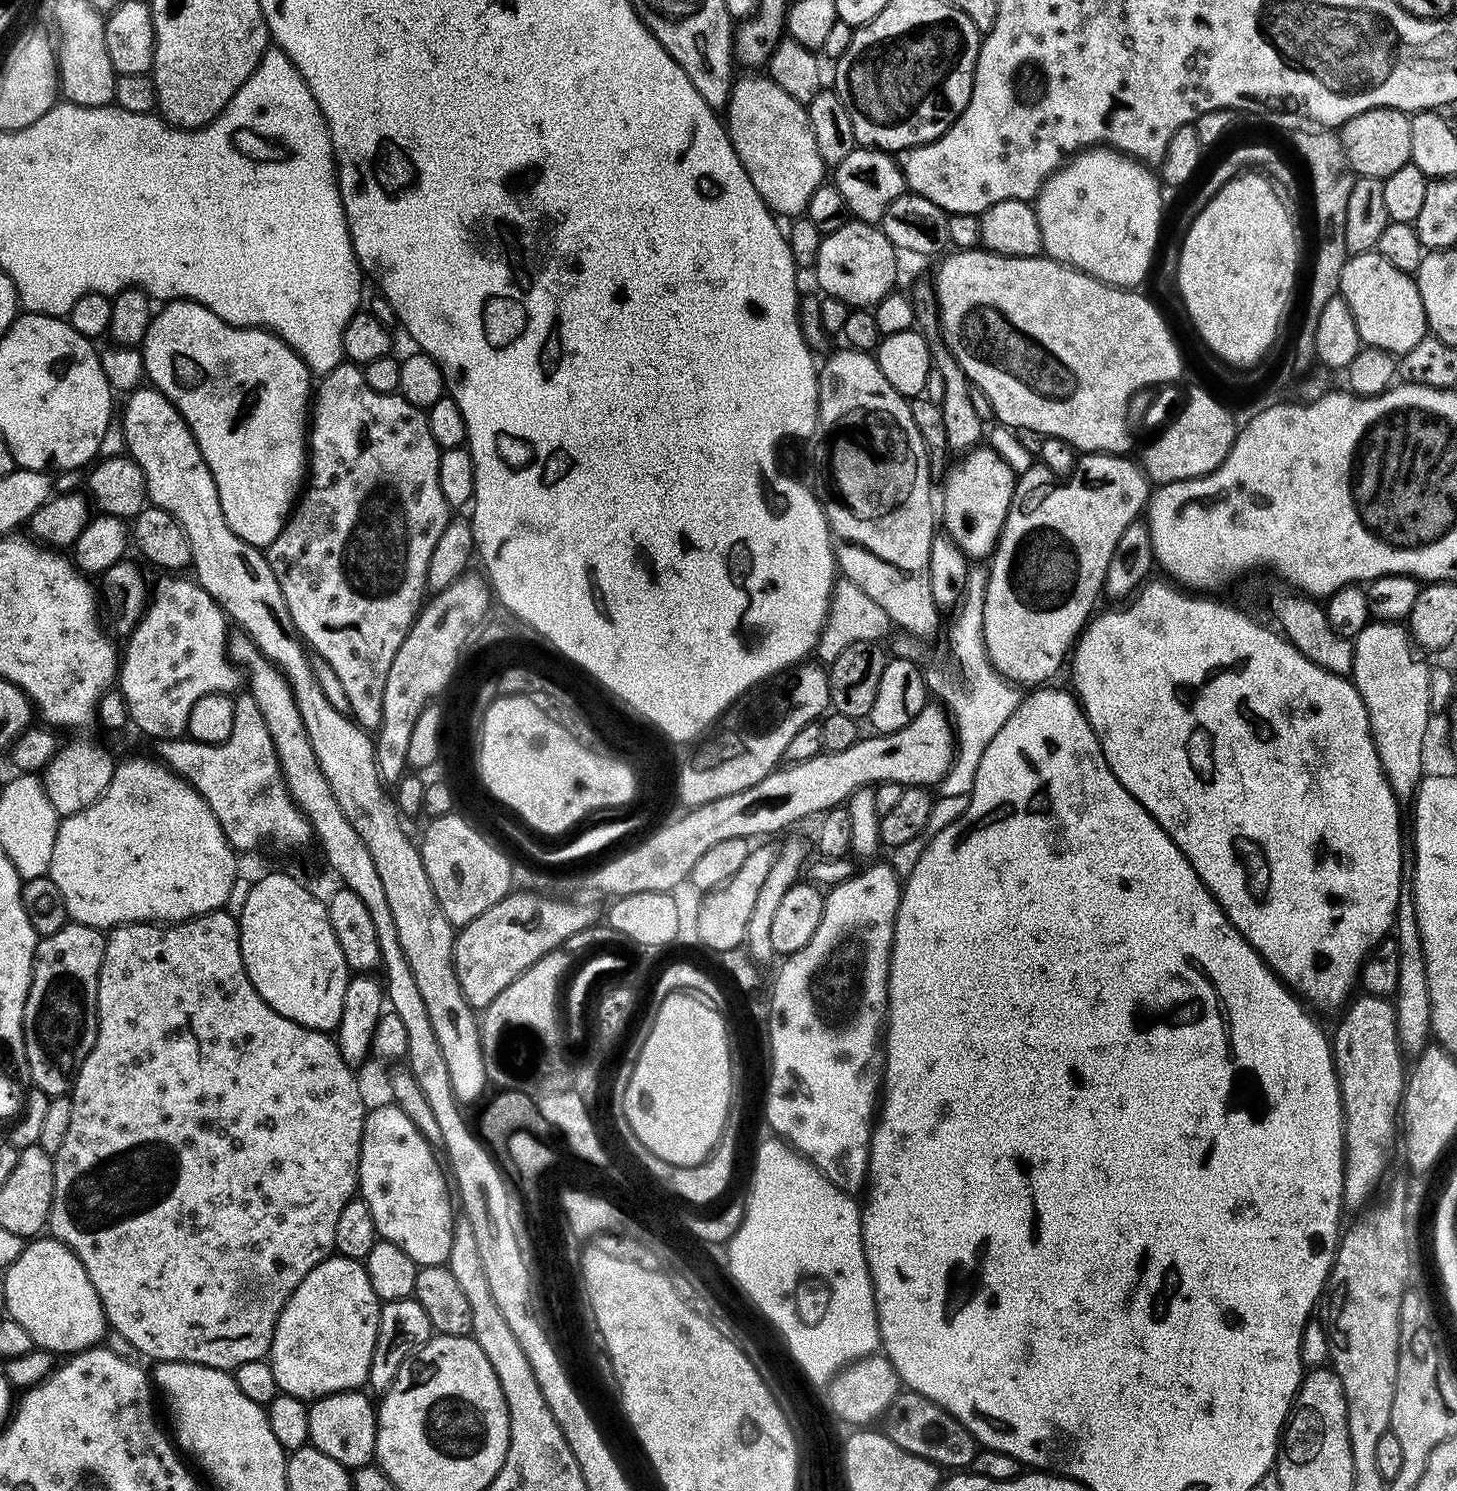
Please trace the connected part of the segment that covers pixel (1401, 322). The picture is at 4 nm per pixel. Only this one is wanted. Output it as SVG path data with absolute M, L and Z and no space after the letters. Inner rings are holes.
M1373 250L1349 255L1346 266L1342 266L1339 295L1354 314L1361 345L1386 350L1401 358L1429 335L1426 310L1415 279L1398 270L1398 266L1380 252Z

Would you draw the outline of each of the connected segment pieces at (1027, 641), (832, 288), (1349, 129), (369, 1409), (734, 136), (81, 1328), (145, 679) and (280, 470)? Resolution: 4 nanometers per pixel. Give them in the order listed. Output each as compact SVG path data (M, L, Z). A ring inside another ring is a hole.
M1084 454L1079 457L1080 465L1072 472L1069 480L1056 480L1056 476L1044 464L1033 463L1026 471L1019 473L1016 482L1016 497L1012 499L1012 509L1008 511L1008 517L1004 528L1000 532L1000 541L996 544L996 550L990 557L992 568L987 569L987 584L985 586L985 608L984 608L984 640L985 649L988 651L990 662L996 667L998 674L1004 675L1013 684L1019 686L1040 686L1048 680L1060 666L1069 659L1070 653L1080 633L1087 626L1097 611L1096 599L1104 592L1104 579L1106 570L1110 566L1110 558L1114 558L1114 550L1118 546L1118 538L1137 519L1136 516L1145 511L1150 495L1150 481L1144 475L1143 467L1136 464L1124 454Z
M849 219L848 223L827 233L820 241L814 269L820 283L819 291L825 297L842 301L849 309L875 309L897 287L896 256L898 250L886 238L883 227L867 224L865 220Z
M1371 108L1362 114L1354 114L1338 129L1342 142L1342 150L1346 154L1346 162L1357 177L1378 178L1384 181L1394 170L1400 170L1408 164L1410 154L1410 122L1411 115L1397 108Z
M364 1390L335 1392L311 1401L310 1418L311 1447L322 1450L326 1458L334 1458L344 1468L355 1470L364 1464L373 1463L376 1454L376 1410L377 1405L368 1401L369 1393Z
M760 74L760 76L744 76L735 81L732 86L732 96L726 102L728 108L728 120L726 116L726 127L728 130L728 137L732 140L734 150L740 159L740 165L746 170L746 174L750 178L750 182L754 186L754 190L758 190L758 194L764 199L765 204L772 209L777 217L783 218L800 218L808 211L808 203L810 198L814 198L814 190L818 190L820 185L825 183L826 165L822 160L822 156L818 152L818 142L815 141L814 130L811 126L811 120L808 117L808 109L803 104L799 104L794 98L790 98L790 94L786 94L786 90L782 90L782 86L778 86L774 81L769 80L767 75Z
M36 1238L25 1243L22 1254L3 1273L4 1304L8 1307L7 1315L23 1326L26 1334L30 1334L33 1345L53 1354L75 1354L85 1348L99 1345L106 1332L106 1317L104 1307L100 1304L98 1294L88 1277L88 1271L71 1248L55 1238Z
M195 579L164 580L157 588L155 585L150 603L133 628L136 629L133 630L128 645L122 648L118 688L124 693L124 700L128 703L131 723L137 724L146 735L157 736L157 741L160 742L183 737L188 727L190 710L194 702L198 702L198 698L211 692L232 694L237 691L237 669L230 663L227 653L230 626L226 621L226 613Z
M170 300L163 305L164 308L153 315L150 326L146 330L146 338L142 345L144 353L144 374L147 383L157 388L164 397L170 401L182 414L182 418L188 424L189 430L194 434L198 442L198 450L202 450L202 458L206 466L210 466L210 474L218 486L218 498L222 502L222 514L246 543L253 544L255 548L267 549L268 545L278 538L278 534L284 528L284 522L288 519L302 488L302 481L306 476L306 429L310 424L310 397L314 392L314 376L309 372L306 362L294 349L280 336L275 336L271 330L263 328L236 328L233 324L227 324L222 318L218 318L206 306L194 303L193 300Z

